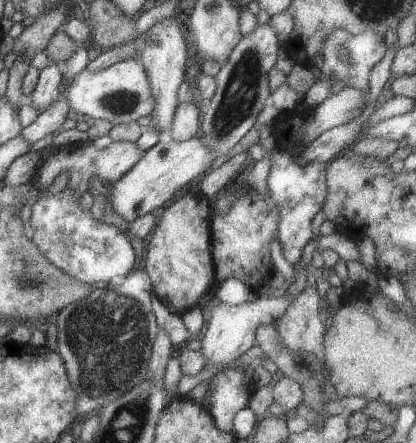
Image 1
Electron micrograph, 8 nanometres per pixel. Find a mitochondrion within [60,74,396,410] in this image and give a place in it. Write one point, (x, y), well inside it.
(109, 335)

